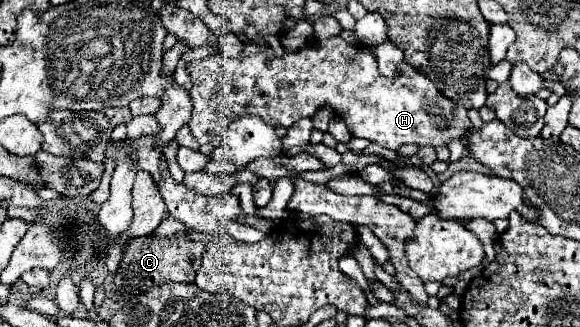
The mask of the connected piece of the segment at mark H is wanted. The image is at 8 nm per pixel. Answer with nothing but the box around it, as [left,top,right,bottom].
[187,36,471,150]

